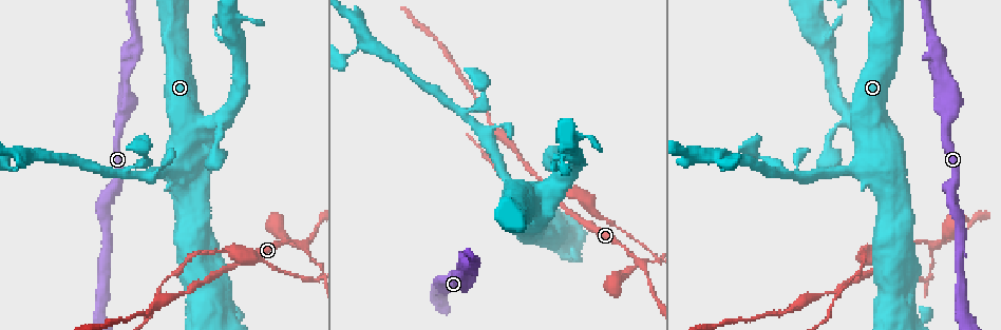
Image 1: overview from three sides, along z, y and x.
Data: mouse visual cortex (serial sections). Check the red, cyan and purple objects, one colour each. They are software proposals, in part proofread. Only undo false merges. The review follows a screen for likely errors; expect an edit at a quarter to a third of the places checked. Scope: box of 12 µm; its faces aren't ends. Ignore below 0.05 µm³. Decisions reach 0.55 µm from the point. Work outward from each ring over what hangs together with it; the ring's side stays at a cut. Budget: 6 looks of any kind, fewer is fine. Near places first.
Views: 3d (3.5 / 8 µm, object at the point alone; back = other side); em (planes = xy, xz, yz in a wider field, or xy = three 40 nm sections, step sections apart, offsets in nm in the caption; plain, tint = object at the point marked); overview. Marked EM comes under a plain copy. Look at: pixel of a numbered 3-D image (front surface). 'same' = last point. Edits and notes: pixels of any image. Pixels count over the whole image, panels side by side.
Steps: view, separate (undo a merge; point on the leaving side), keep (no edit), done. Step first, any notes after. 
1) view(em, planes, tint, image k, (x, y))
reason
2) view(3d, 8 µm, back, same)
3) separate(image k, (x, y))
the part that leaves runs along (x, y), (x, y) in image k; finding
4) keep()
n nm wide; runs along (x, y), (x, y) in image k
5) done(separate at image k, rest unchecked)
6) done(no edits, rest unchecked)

view(3d, 3.5 µm, image 1, (462, 282))
arms part here

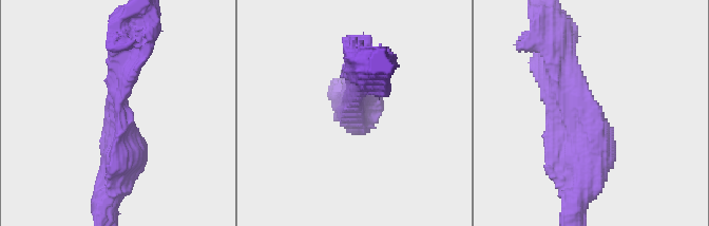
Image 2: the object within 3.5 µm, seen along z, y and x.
view(em, planes, tint, image 2, (353, 108))

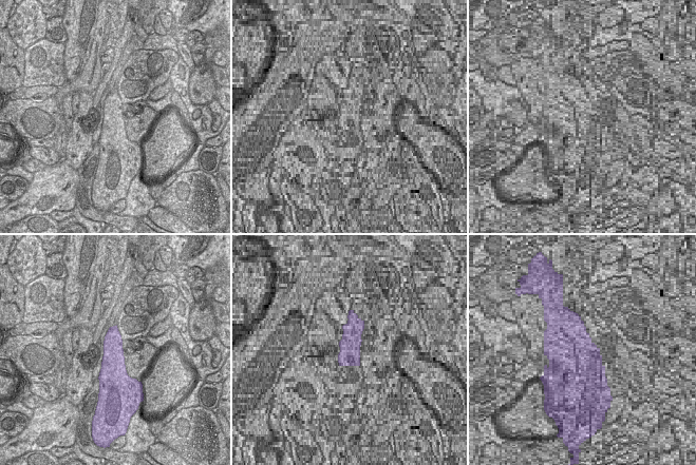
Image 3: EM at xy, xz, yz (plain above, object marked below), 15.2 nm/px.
keep()
runs along (103, 212), (120, 164), (120, 82) in image 2; one cell here

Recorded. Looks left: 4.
view(3d, 3.5 µm, back, image 1, (214, 154))
sharp bend

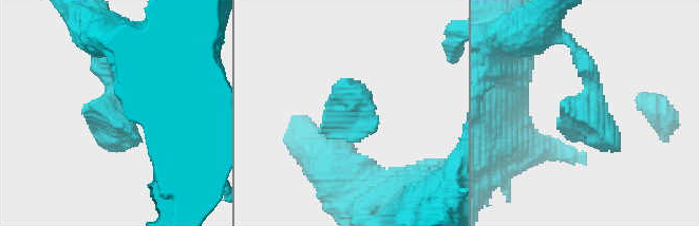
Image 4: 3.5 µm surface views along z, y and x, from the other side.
view(em, xy, step 2, tint, image 4, (592, 114))
now the EM

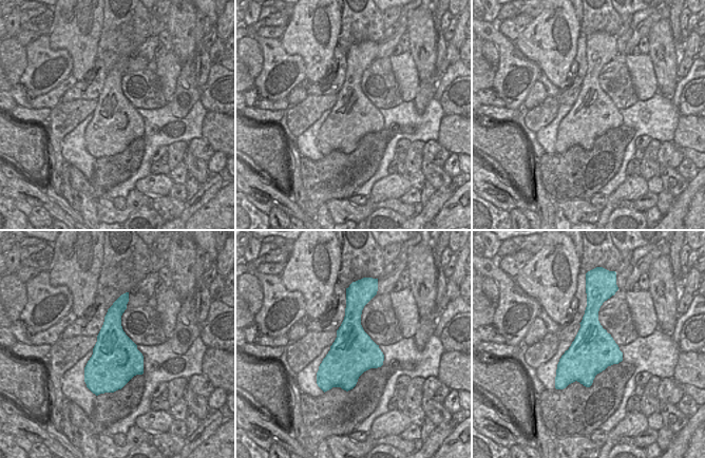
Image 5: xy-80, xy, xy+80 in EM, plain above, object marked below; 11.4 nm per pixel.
keep()
500 nm wide; runs along (573, 48), (592, 119), (620, 148) in image 4; one cell here

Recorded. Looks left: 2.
view(em, planes, tint, image 1, (640, 264))
four arms meet

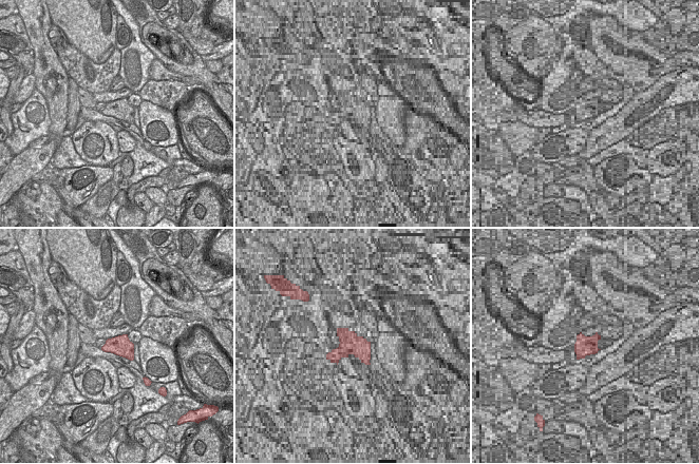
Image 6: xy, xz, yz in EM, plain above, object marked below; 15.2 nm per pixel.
view(3d, 3.5 µm, same)

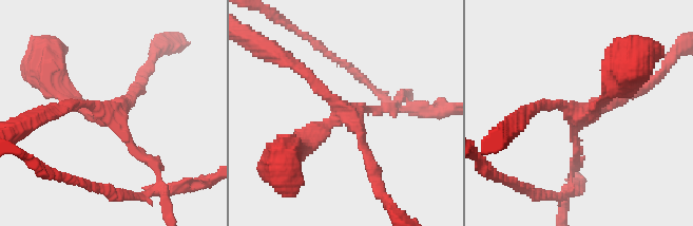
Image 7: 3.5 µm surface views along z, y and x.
separate(image 7, (386, 108))
300 nm wide; the part that leaves runs along (120, 128), (159, 173), (153, 192), (136, 195) in image 7; two cells meet here

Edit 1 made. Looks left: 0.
done(separate at image 7, rest unchecked)

